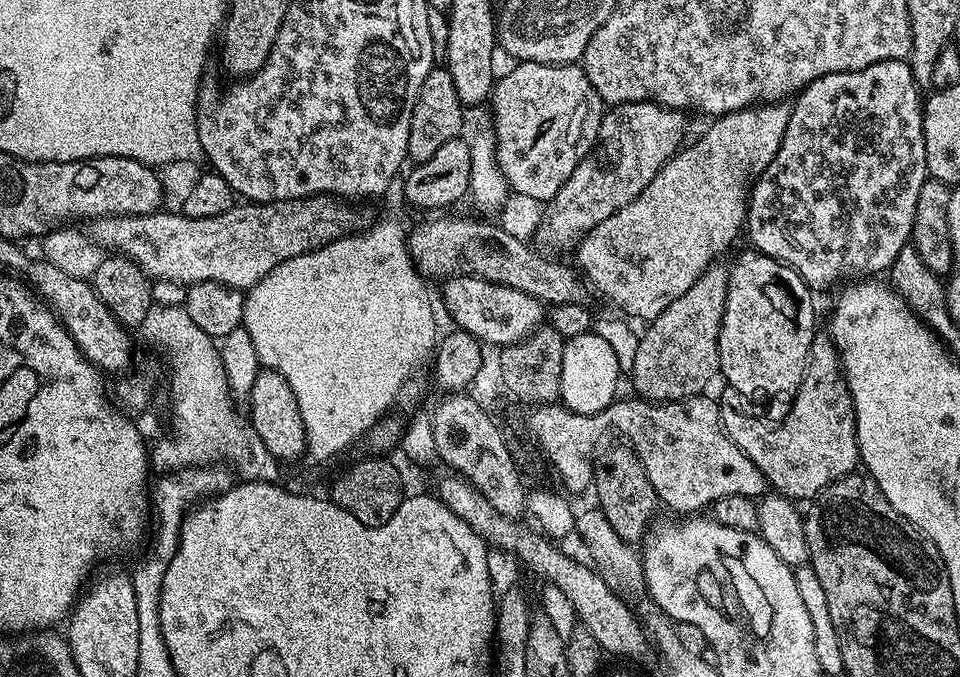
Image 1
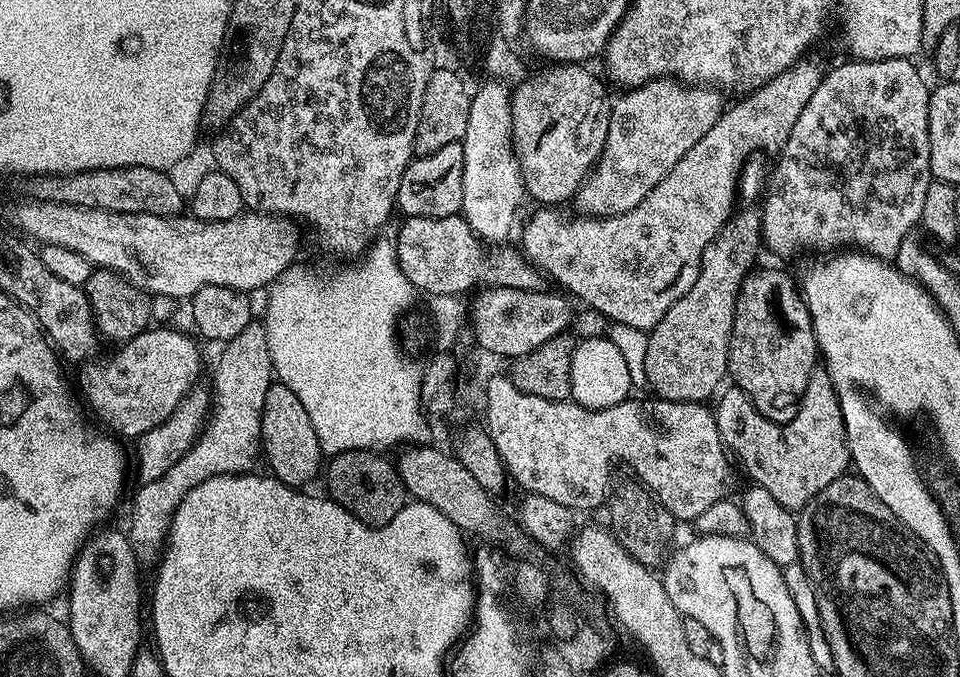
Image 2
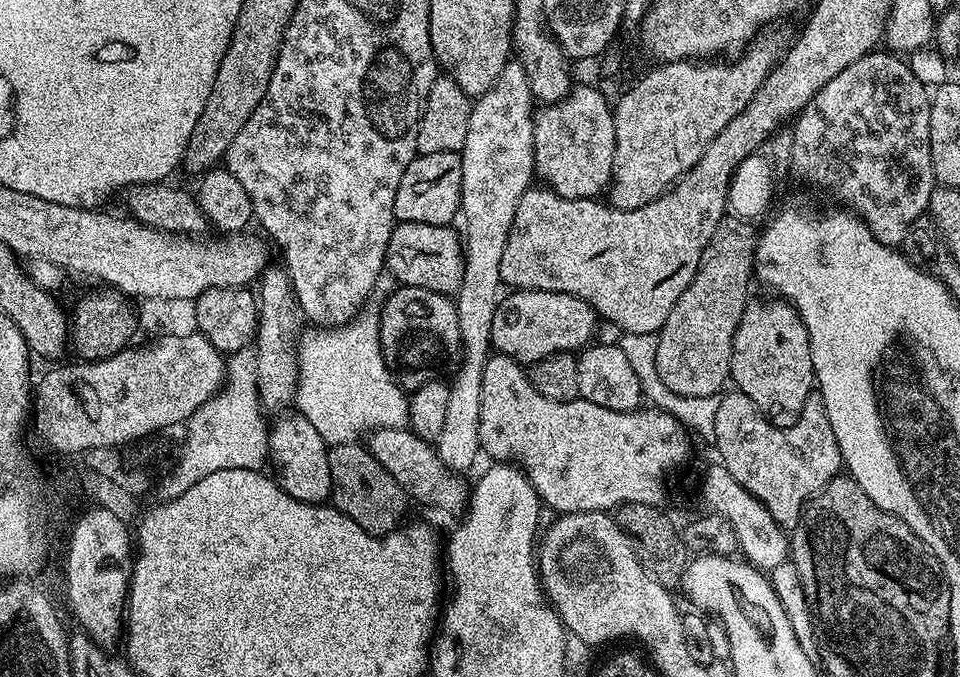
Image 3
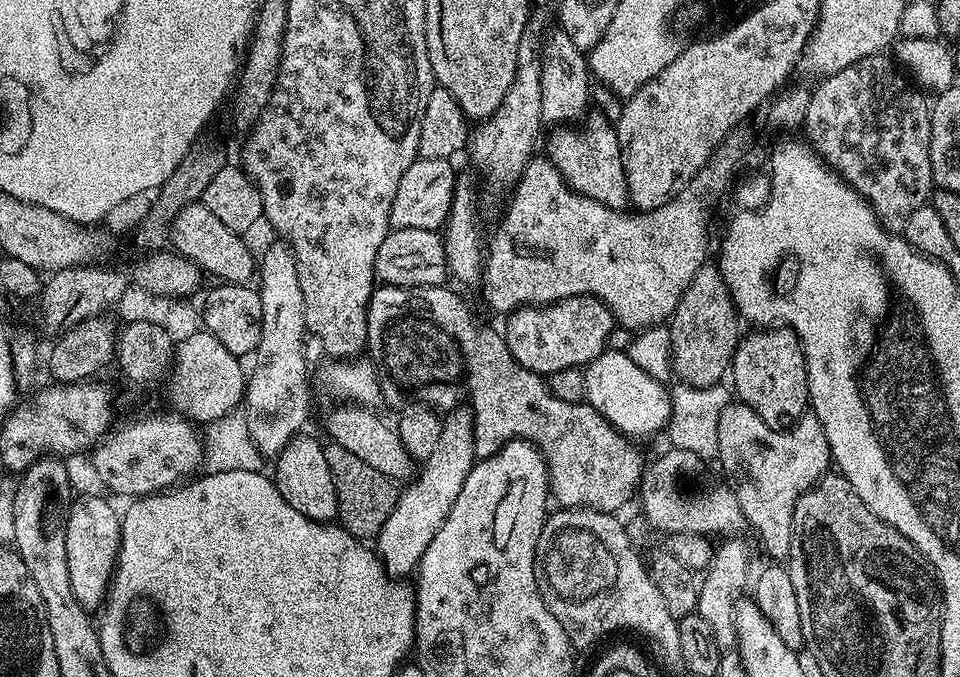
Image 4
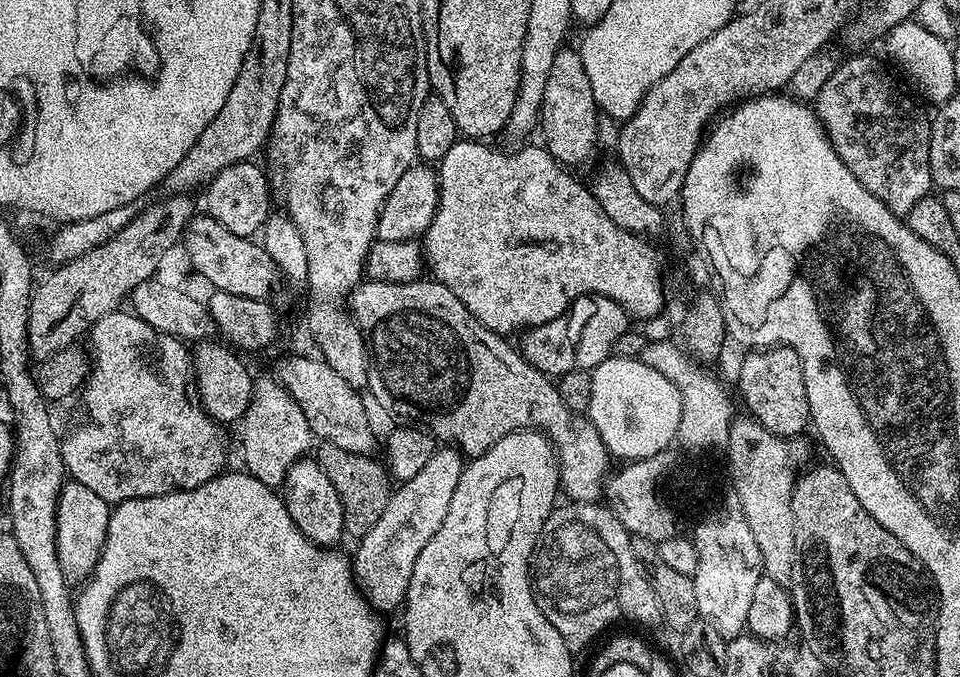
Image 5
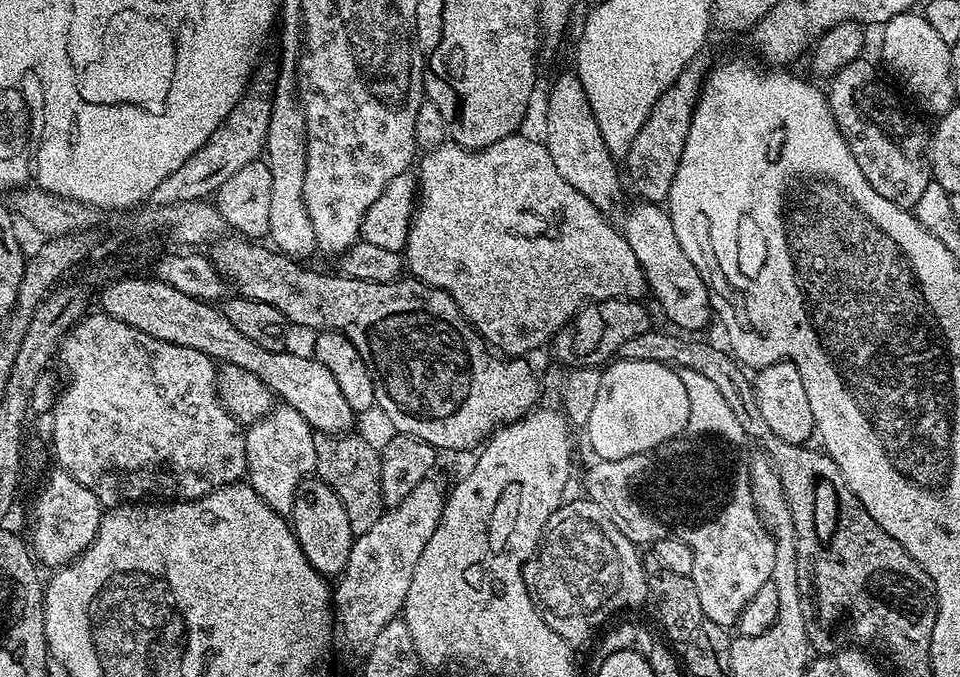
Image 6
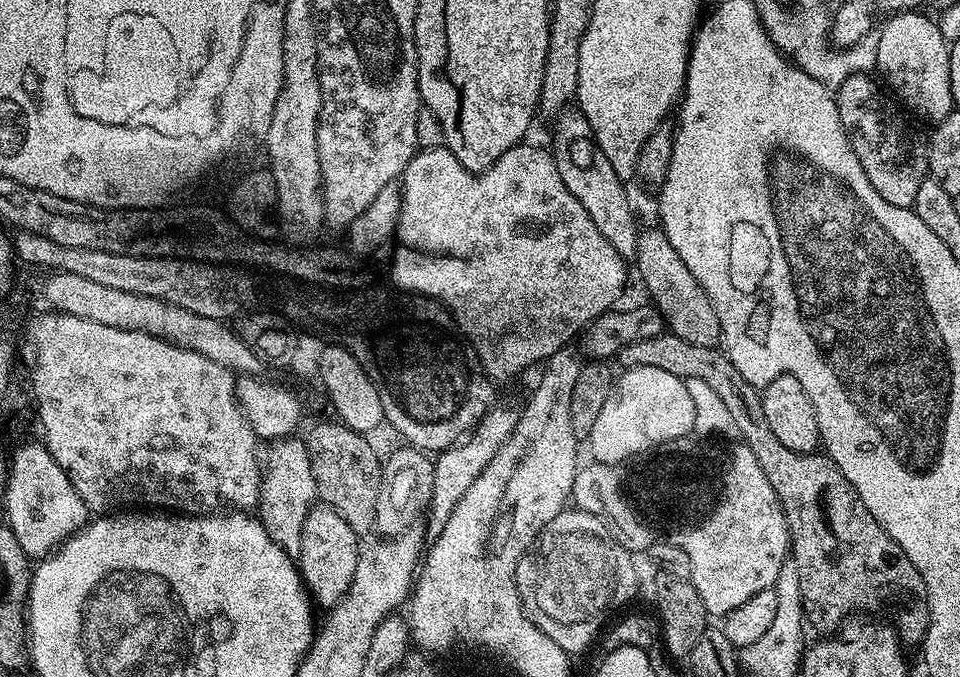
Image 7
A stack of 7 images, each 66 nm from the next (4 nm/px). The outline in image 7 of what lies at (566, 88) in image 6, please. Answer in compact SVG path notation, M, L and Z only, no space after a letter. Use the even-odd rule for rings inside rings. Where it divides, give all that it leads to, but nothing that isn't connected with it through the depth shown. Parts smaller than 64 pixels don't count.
M565 110L555 117L556 129L552 132L550 151L552 161L558 166L558 174L562 174L562 182L566 182L566 190L582 202L582 210L590 214L590 222L598 226L602 238L614 246L614 250L625 261L635 261L638 250L638 238L641 229L636 228L636 216L628 205L628 192L625 181L614 174L614 166L610 166L610 158L602 154L594 134L590 130L590 122L579 110Z

